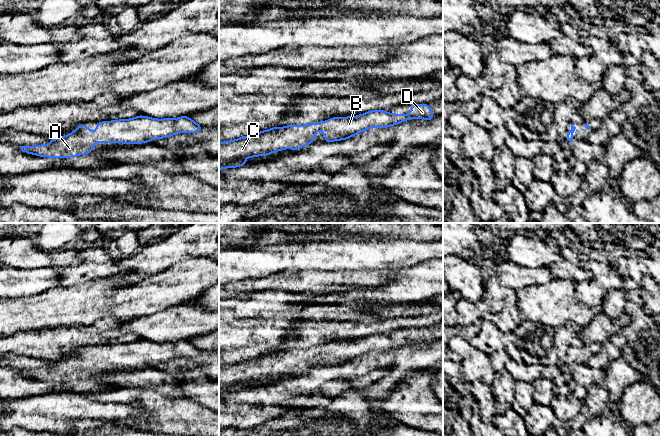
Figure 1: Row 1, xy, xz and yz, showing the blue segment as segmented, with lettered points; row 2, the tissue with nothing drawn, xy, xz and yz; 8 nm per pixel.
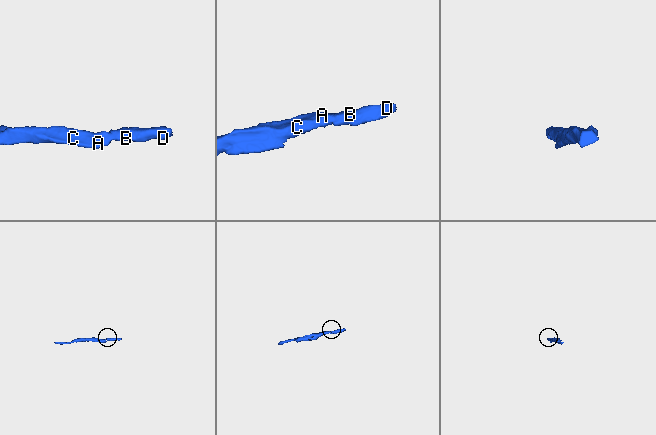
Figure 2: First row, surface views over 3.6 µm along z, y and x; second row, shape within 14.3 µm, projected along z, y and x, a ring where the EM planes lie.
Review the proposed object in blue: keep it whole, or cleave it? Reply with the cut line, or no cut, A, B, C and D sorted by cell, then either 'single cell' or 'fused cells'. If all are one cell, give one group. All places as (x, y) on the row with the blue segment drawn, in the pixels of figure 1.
no cut | A B C D | single cell

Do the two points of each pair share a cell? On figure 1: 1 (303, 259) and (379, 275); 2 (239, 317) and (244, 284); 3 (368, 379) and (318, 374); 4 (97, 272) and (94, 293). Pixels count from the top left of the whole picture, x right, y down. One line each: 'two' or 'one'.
1: two
2: two
3: two
4: two

